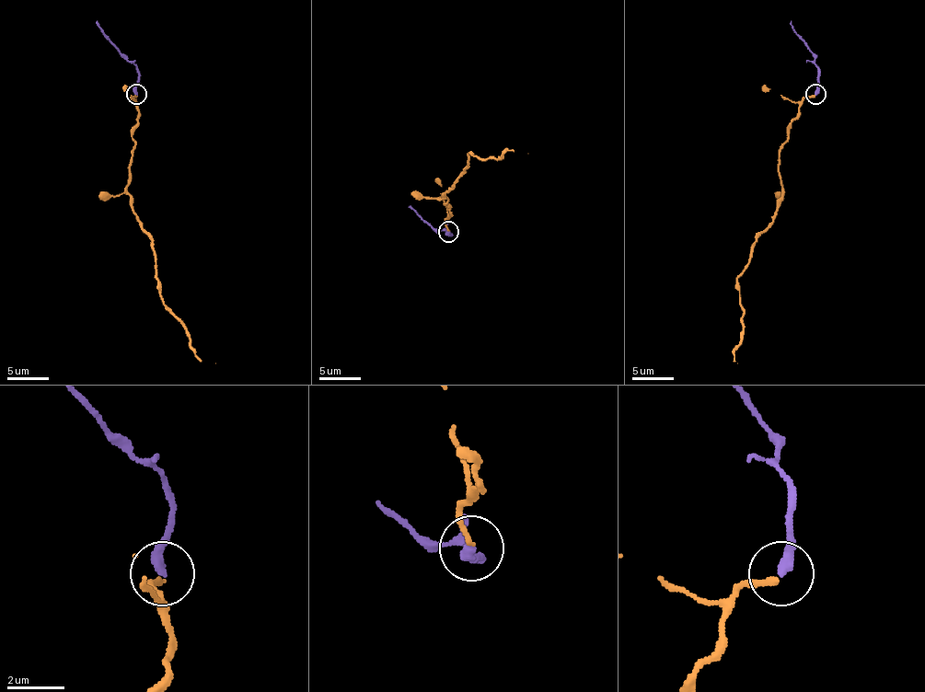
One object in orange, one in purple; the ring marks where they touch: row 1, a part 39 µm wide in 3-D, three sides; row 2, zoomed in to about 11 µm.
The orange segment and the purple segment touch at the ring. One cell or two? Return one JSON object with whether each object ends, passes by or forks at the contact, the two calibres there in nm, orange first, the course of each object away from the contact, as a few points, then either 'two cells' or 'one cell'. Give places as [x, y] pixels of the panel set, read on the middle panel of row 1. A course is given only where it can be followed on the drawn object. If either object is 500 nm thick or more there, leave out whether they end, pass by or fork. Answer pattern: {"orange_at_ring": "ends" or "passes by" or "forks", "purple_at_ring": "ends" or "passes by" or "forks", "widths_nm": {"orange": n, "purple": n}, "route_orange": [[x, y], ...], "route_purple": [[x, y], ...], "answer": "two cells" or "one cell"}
{"orange_at_ring": "ends", "purple_at_ring": "ends", "widths_nm": {"orange": 200, "purple": 360}, "route_orange": [[448, 230], [448, 199], [440, 199], [465, 172], [470, 154], [487, 160], [508, 150], [528, 154]], "route_purple": [[448, 232], [450, 234], [435, 230], [409, 207]], "answer": "one cell"}

